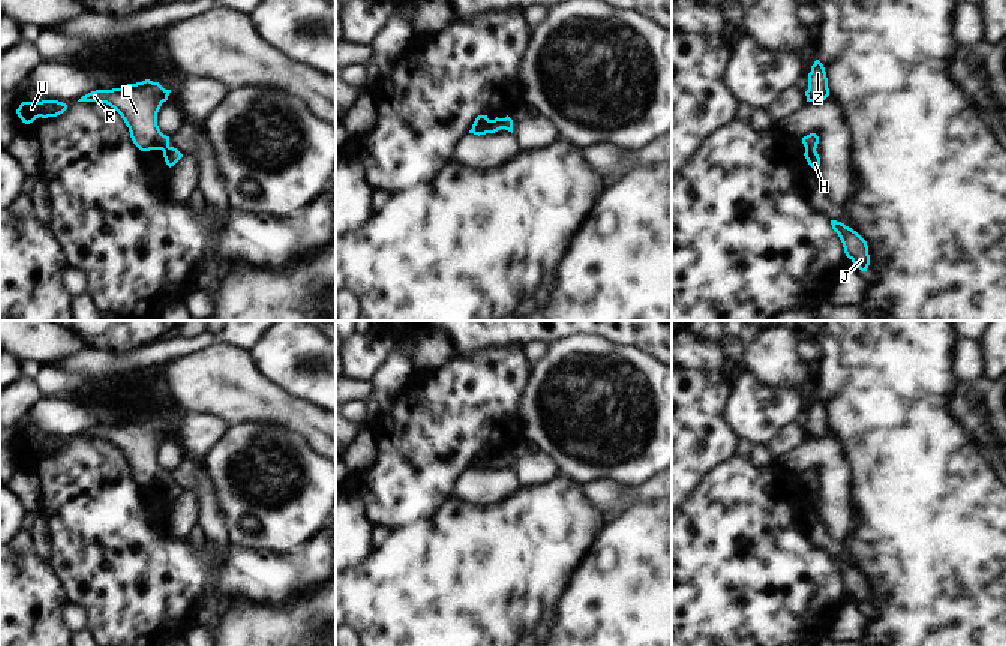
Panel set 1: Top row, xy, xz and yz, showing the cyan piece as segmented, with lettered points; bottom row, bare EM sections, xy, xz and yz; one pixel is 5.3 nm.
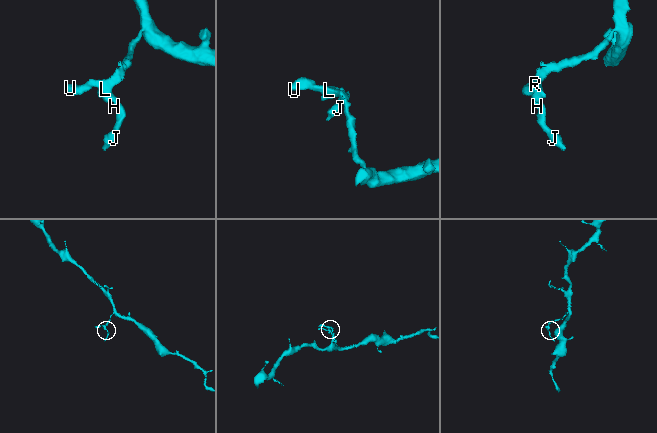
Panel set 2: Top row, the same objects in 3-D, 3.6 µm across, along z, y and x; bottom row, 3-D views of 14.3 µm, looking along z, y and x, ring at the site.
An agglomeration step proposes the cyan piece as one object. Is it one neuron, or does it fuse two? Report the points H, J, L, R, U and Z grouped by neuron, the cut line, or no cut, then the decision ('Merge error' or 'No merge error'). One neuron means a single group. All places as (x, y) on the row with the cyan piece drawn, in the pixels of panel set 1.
Groups: H J L R U Z. No split. No merge error

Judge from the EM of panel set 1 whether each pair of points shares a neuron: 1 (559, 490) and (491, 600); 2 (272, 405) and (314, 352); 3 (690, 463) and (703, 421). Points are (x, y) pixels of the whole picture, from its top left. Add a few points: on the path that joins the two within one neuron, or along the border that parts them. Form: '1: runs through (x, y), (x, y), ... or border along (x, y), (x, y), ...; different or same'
1: runs through (555, 517), (500, 573); same
2: border along (255, 367), (290, 394), (315, 405); different
3: runs through (690, 453), (690, 435), (693, 432); same

